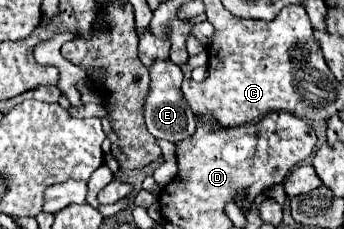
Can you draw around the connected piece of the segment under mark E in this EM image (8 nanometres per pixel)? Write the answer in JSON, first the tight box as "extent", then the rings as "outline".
{"extent":[144,60,196,144],"outline":[[[156,60],[154,66],[150,68],[150,94],[144,106],[146,126],[150,134],[174,144],[196,132],[196,116],[190,110],[190,104],[186,104],[186,98],[182,96],[182,90],[180,90],[182,80],[184,80],[184,74],[180,66],[176,66],[170,60]]]}

